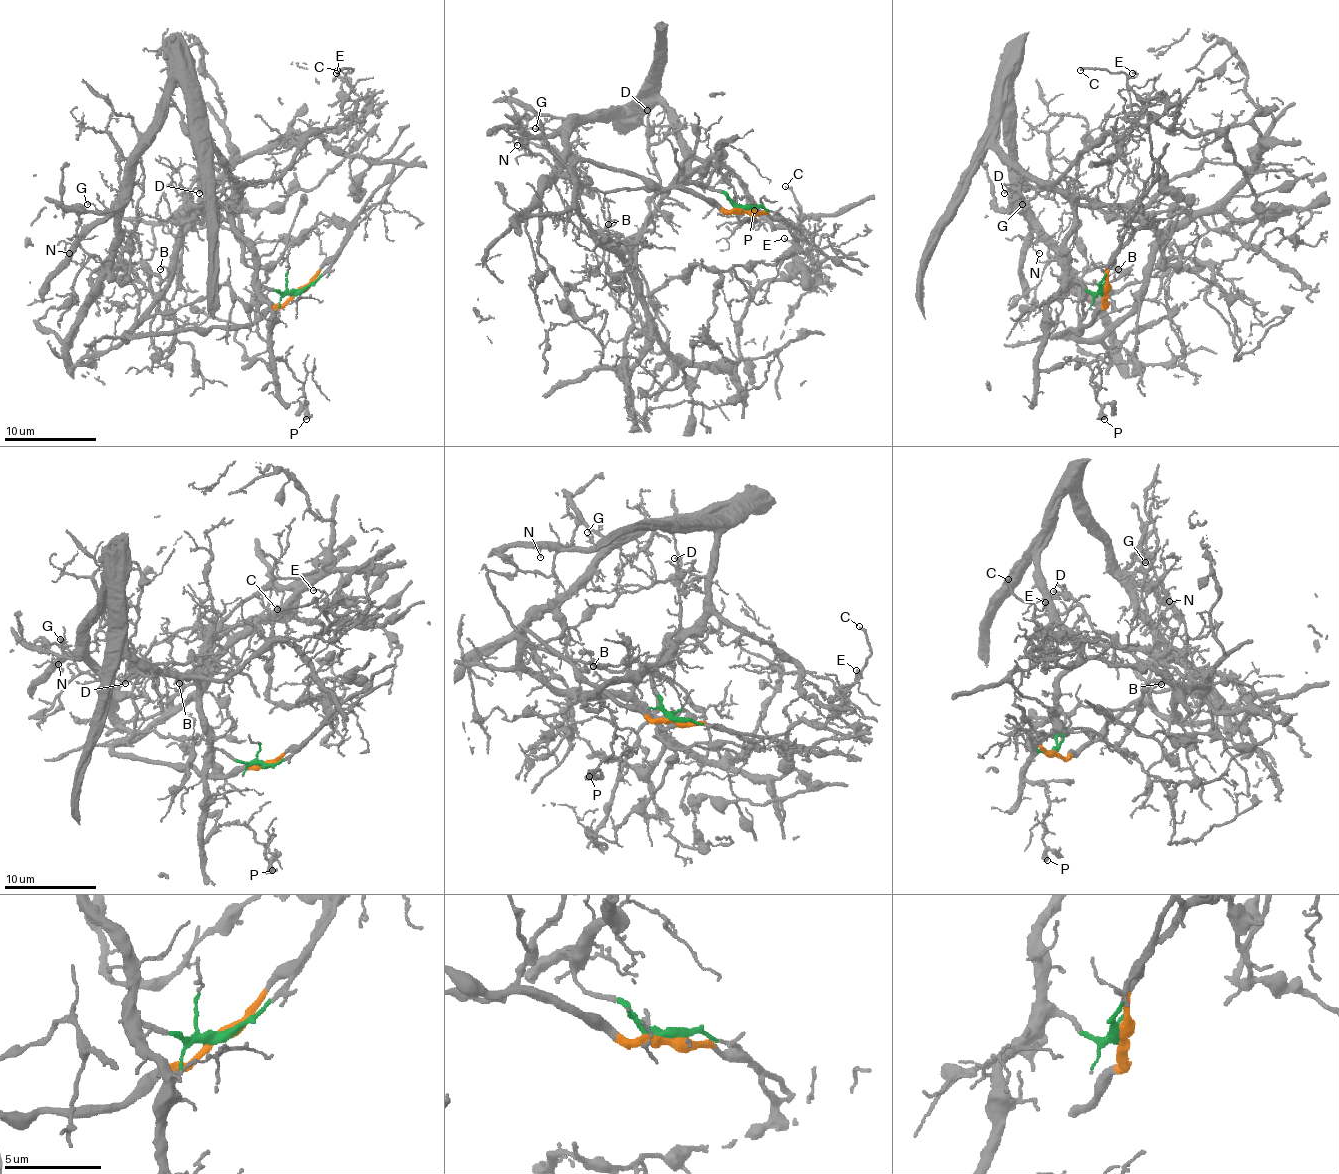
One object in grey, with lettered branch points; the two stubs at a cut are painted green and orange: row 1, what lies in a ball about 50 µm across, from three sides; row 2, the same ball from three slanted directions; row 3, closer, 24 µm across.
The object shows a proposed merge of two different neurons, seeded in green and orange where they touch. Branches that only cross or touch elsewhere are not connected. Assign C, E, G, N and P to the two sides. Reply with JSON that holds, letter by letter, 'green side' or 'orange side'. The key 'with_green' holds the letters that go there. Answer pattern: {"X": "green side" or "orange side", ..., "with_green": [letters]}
{"C": "orange side", "E": "orange side", "G": "green side", "N": "green side", "P": "green side", "with_green": ["G", "N", "P"]}

